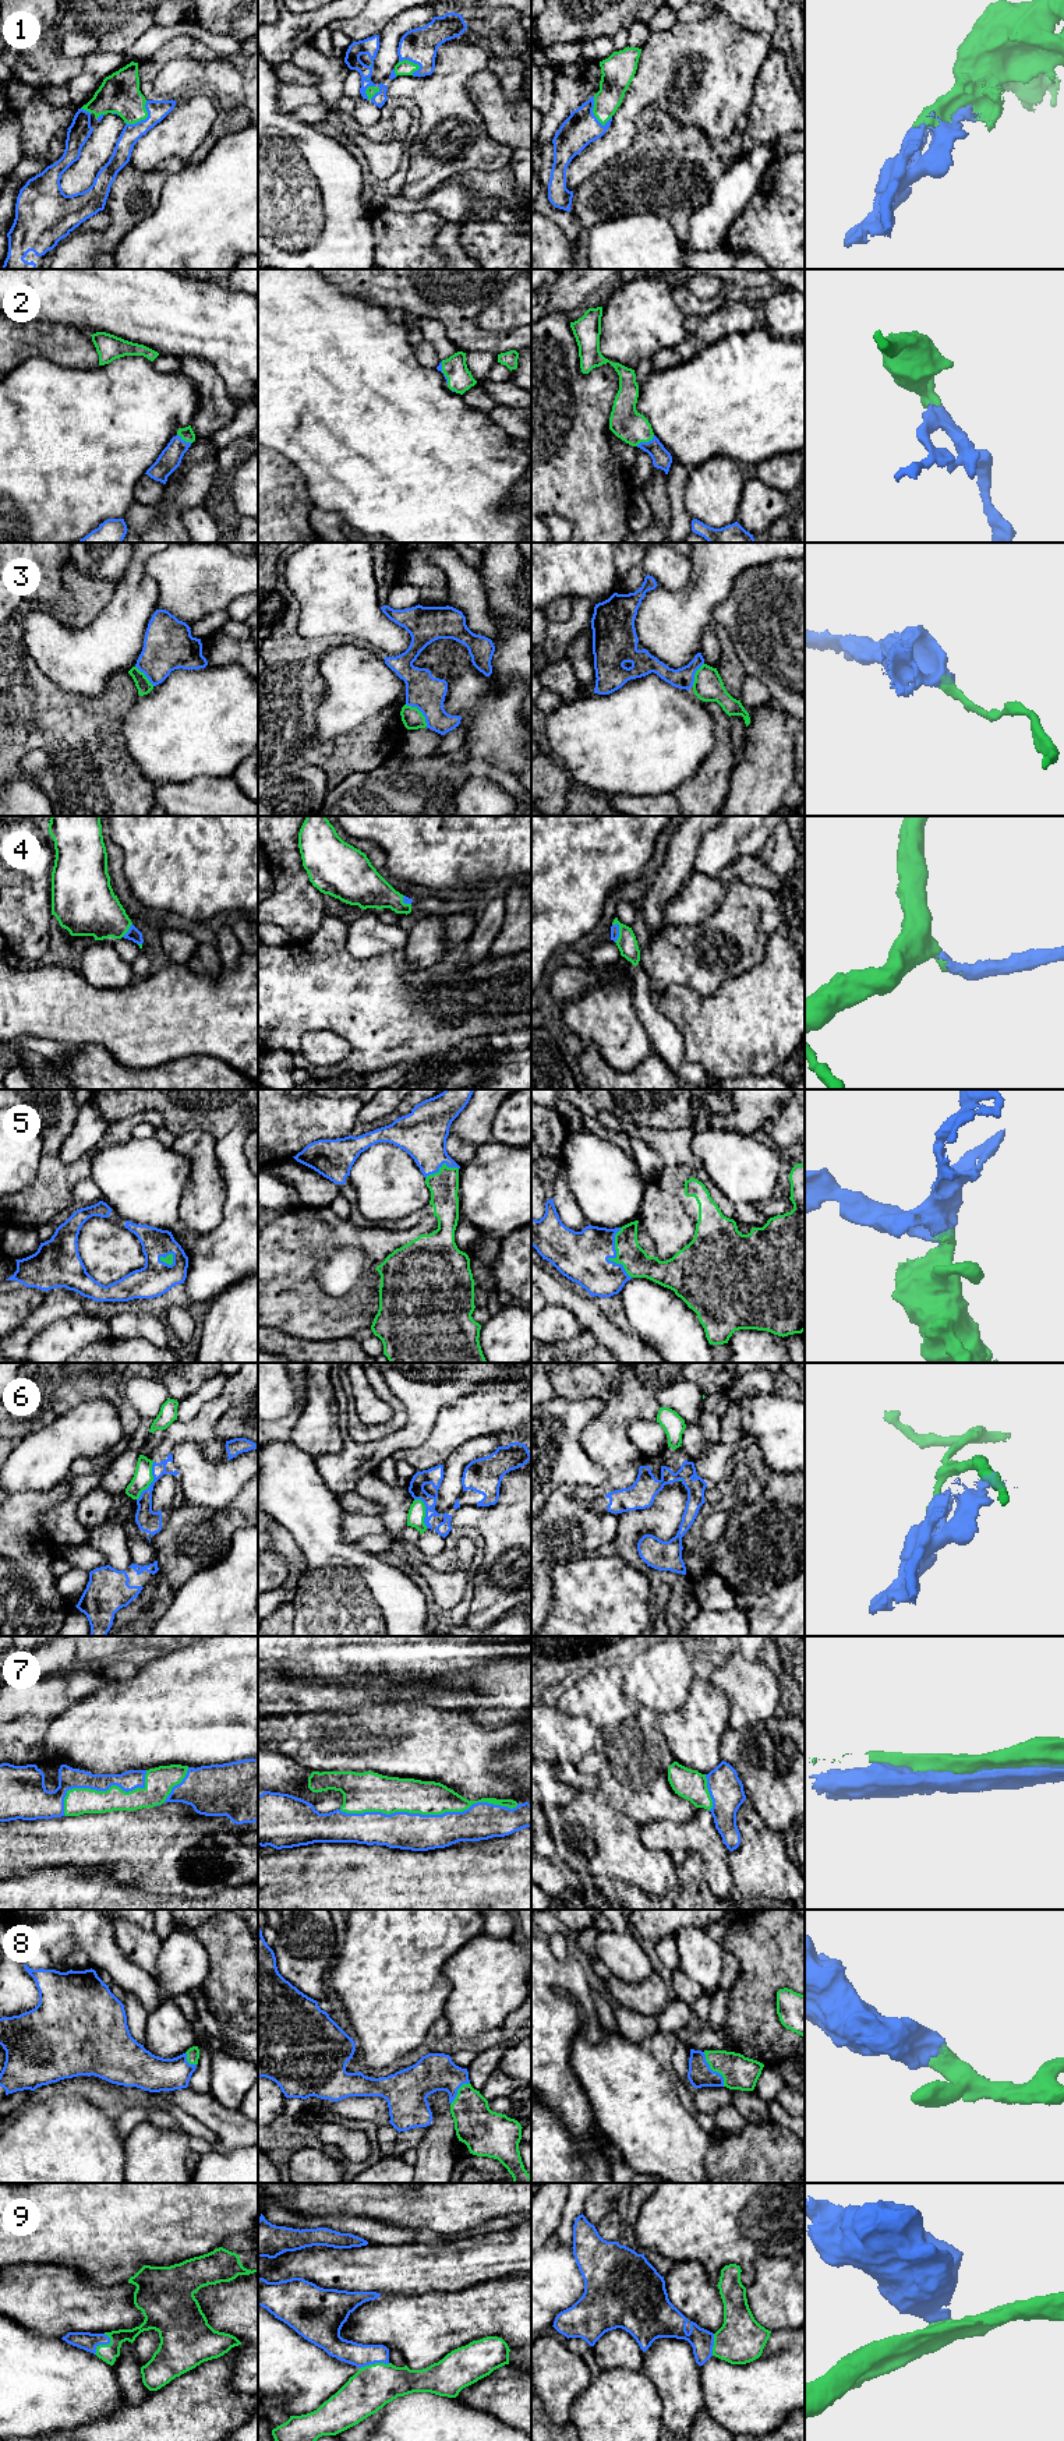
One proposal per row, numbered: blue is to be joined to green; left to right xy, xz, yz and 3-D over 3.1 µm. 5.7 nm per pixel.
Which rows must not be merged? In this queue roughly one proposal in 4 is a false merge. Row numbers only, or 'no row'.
3, 6

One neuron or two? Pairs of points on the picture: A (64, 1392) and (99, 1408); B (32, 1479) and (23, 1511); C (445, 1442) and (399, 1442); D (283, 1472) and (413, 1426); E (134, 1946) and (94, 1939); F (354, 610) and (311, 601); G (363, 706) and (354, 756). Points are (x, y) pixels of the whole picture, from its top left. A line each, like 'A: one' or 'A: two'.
A: two
B: two
C: two
D: two
E: two
F: one
G: two

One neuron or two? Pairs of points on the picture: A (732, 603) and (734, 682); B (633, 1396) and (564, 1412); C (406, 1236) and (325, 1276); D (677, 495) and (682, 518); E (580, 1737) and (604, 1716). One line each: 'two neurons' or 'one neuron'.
A: two neurons
B: two neurons
C: two neurons
D: one neuron
E: two neurons

